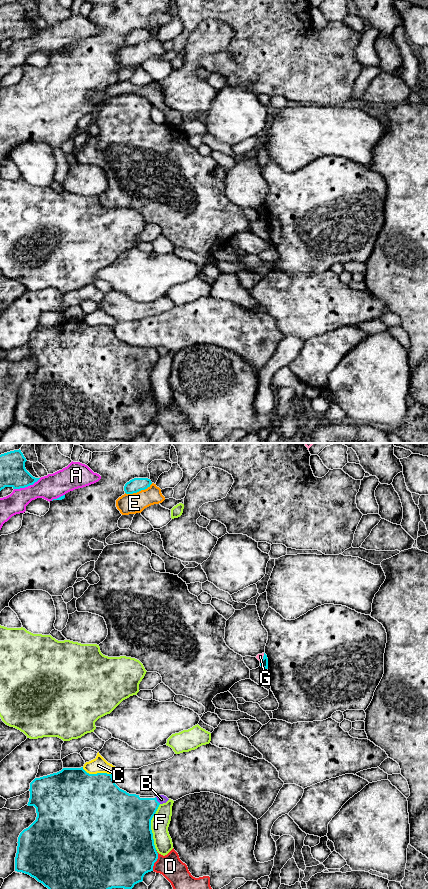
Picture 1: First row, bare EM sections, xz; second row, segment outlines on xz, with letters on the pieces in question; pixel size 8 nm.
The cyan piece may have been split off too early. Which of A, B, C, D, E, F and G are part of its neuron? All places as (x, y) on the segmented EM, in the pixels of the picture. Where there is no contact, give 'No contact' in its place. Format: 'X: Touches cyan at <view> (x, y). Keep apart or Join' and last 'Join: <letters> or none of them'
A: Touches cyan at xz (27, 486). Keep apart
B: Touches cyan at xz (156, 800). Keep apart
C: Touches cyan at xz (97, 773). Keep apart
D: Touches cyan at xz (156, 860). Keep apart
E: Touches cyan at xz (138, 491). Keep apart
F: Touches cyan at xz (150, 827). Keep apart
G: Touches cyan at xz (263, 657). Keep apart
Join: none of them

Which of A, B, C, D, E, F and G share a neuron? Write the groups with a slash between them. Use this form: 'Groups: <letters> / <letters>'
Groups: A / B / C / D / E / F / G

